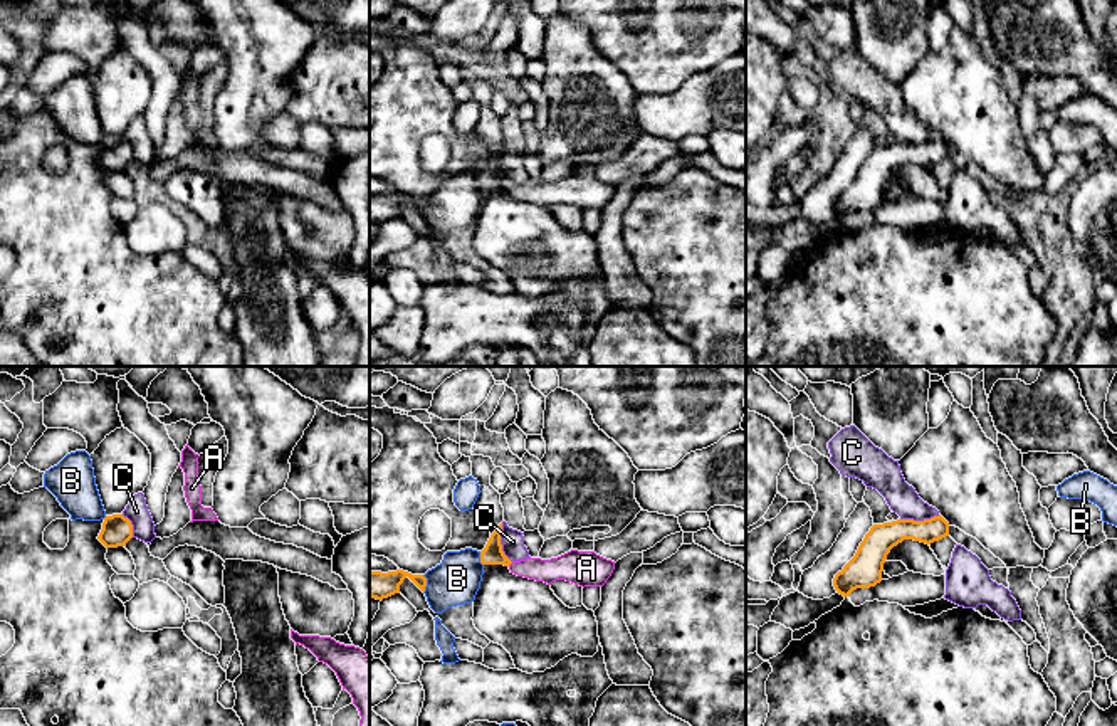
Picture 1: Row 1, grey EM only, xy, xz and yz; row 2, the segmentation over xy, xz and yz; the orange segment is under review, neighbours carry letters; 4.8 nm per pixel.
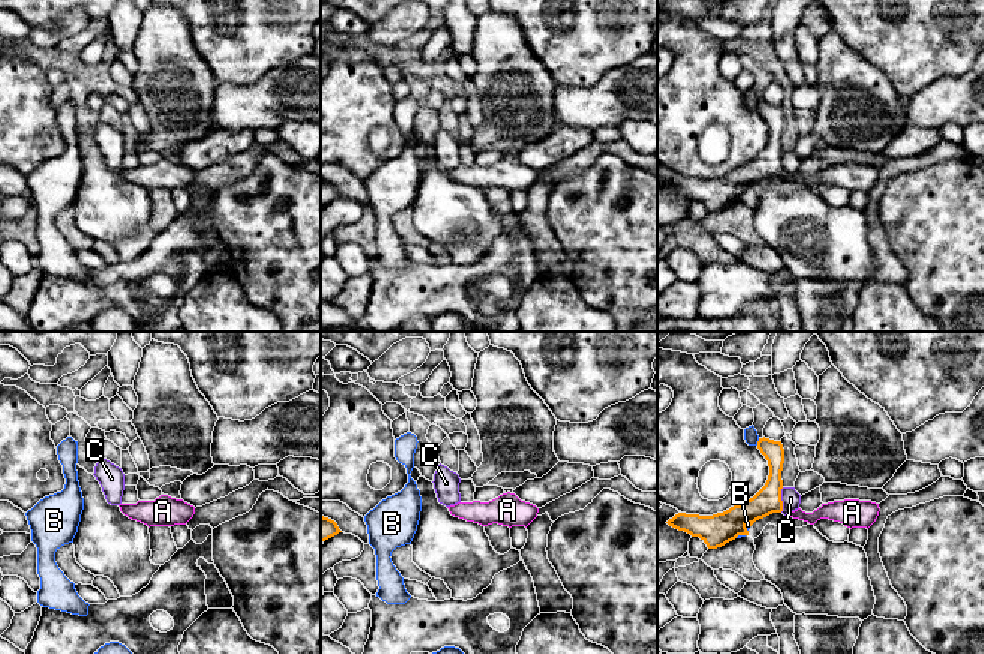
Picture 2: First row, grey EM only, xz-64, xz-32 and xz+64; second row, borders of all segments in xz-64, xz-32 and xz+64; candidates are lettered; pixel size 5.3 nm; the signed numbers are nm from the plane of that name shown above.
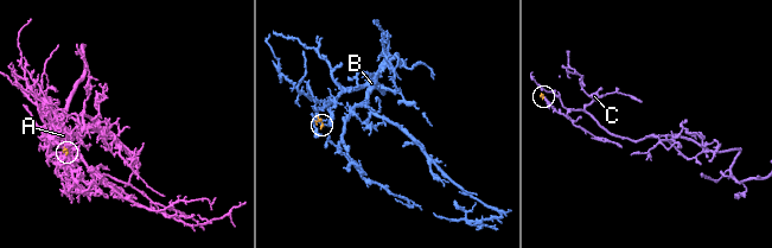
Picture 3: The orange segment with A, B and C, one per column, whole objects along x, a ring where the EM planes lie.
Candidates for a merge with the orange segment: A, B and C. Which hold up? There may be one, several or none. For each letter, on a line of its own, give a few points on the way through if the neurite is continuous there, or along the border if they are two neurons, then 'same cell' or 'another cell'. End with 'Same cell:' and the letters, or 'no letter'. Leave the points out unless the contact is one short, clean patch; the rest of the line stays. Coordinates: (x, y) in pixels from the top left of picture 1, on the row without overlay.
A: across xz (492, 177), (509, 187), (519, 192), (534, 192) | same cell
B: another cell
C: along xz (501, 147), (501, 173), (511, 185) | another cell
Same cell: A

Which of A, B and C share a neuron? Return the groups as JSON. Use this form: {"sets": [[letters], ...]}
{"sets": [["A"], ["B"], ["C"]]}

